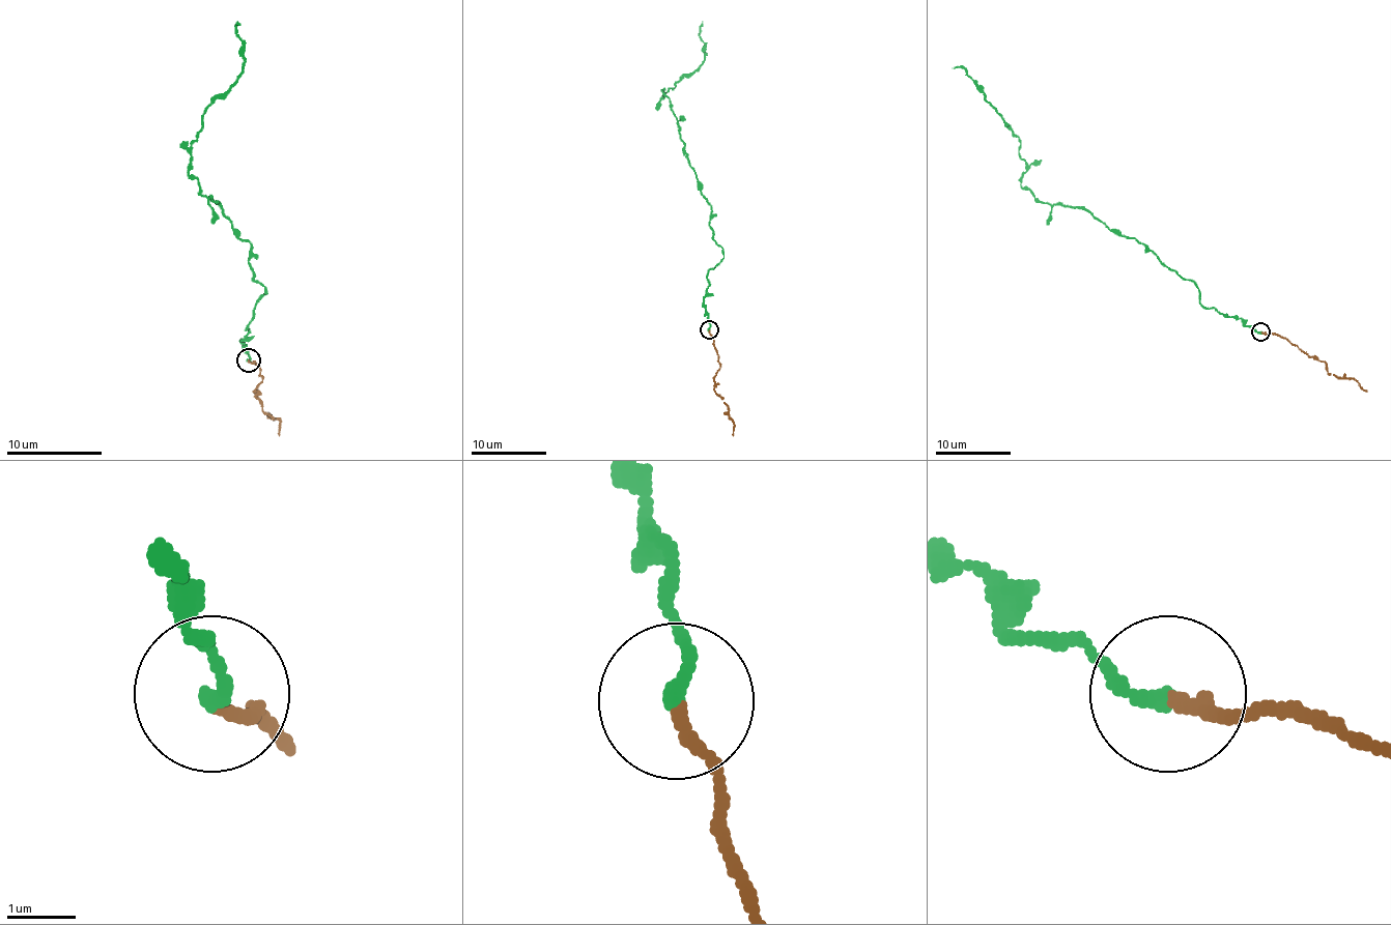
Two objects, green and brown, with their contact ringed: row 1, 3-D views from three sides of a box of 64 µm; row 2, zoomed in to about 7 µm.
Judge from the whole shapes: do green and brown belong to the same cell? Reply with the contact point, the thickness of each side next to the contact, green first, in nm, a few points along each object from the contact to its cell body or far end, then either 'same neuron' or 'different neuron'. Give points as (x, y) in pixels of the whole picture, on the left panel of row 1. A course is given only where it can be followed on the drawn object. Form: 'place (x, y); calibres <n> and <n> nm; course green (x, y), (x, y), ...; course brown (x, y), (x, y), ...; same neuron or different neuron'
place (248, 359); calibres 220 and 180 nm; course green (249, 359), (242, 343), (267, 292), (253, 279), (251, 246), (189, 174), (201, 117), (242, 71), (239, 24); course brown (249, 359), (260, 369), (262, 380), (256, 387), (256, 397), (273, 418), (277, 418), (279, 435); same neuron

